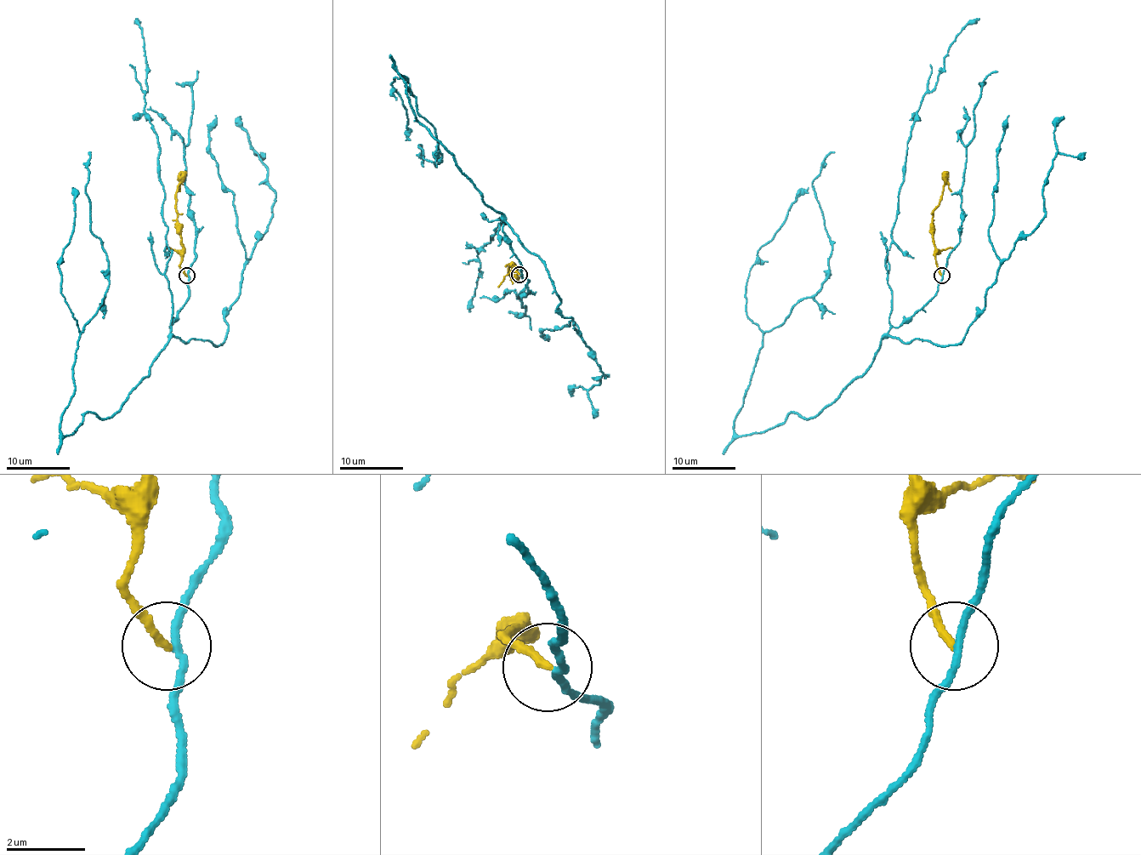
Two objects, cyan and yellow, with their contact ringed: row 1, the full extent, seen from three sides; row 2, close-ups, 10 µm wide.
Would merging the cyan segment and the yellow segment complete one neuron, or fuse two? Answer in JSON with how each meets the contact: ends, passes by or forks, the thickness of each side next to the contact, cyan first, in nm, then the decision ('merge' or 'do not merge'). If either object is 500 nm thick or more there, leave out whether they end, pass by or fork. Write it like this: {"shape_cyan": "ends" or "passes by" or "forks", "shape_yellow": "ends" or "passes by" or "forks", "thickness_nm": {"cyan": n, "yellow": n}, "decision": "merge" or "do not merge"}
{"shape_cyan": "passes by", "shape_yellow": "ends", "thickness_nm": {"cyan": 170, "yellow": 190}, "decision": "do not merge"}

